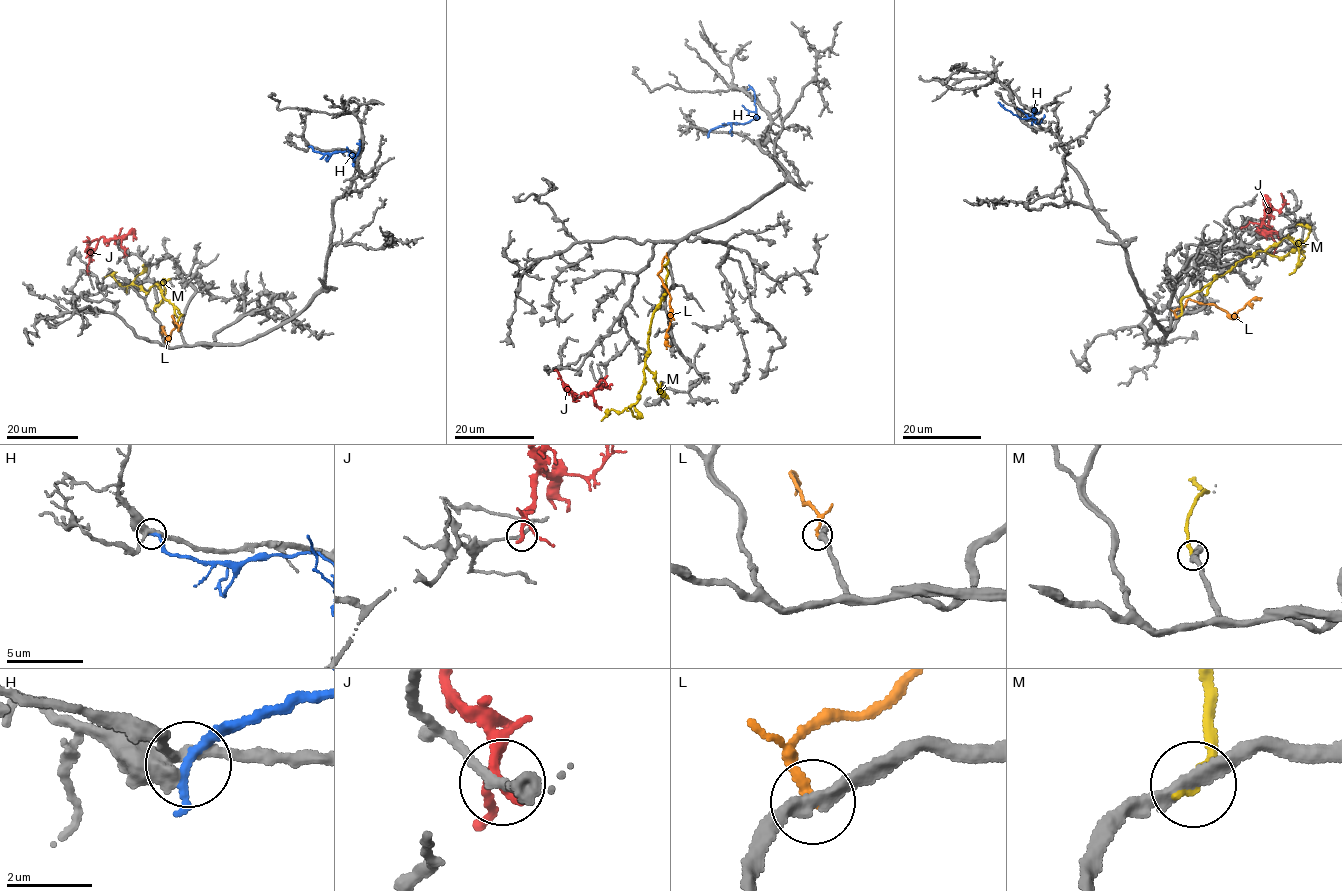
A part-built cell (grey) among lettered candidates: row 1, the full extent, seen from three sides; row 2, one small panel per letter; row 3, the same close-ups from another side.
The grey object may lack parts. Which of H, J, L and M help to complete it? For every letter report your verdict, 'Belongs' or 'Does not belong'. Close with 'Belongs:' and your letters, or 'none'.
H: Does not belong
J: Does not belong
L: Does not belong
M: Does not belong
Belongs: none

